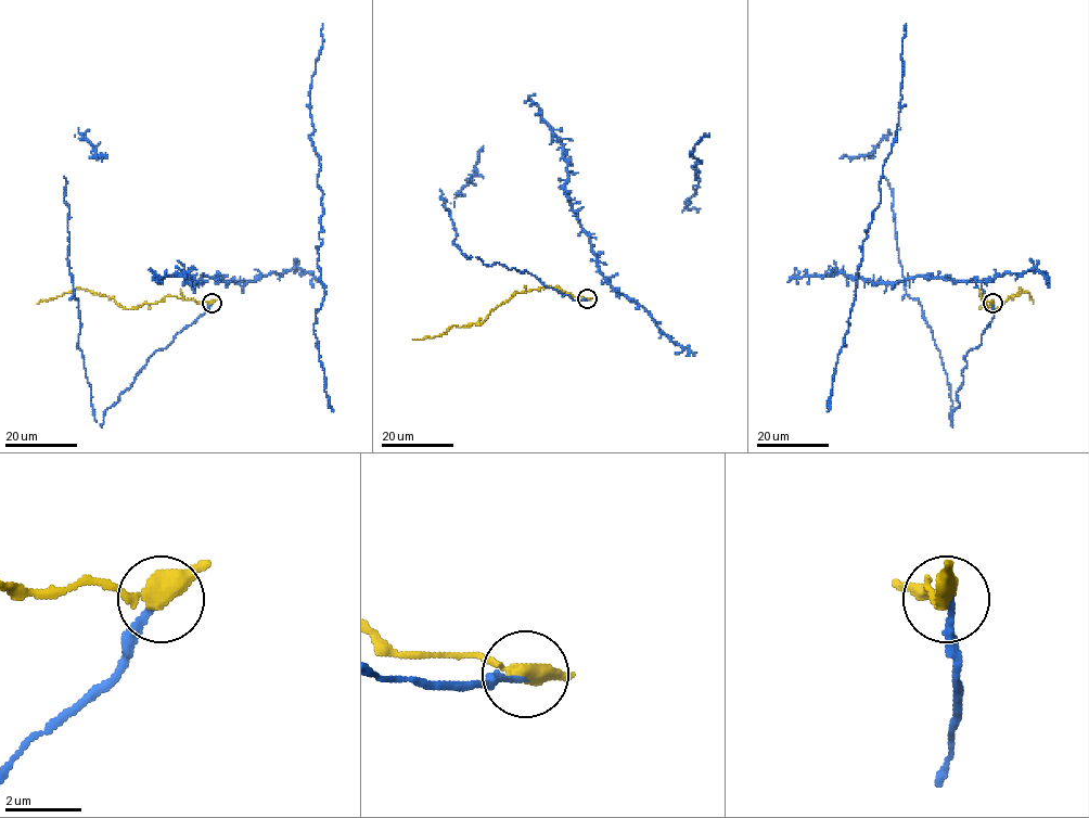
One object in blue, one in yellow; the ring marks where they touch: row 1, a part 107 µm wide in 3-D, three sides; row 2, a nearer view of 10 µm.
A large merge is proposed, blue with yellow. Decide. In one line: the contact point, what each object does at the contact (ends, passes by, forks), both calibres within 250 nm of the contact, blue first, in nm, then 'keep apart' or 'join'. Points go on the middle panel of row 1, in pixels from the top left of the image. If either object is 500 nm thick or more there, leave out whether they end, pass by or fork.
at (587, 298); blue ends there; yellow passes by; 160 nm thick on the blue side, 440 nm on the other; keep apart

